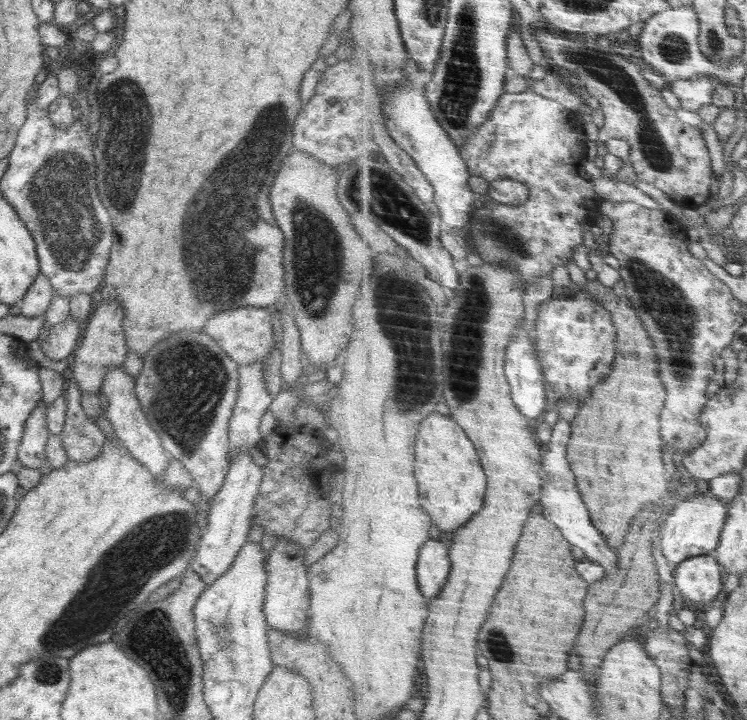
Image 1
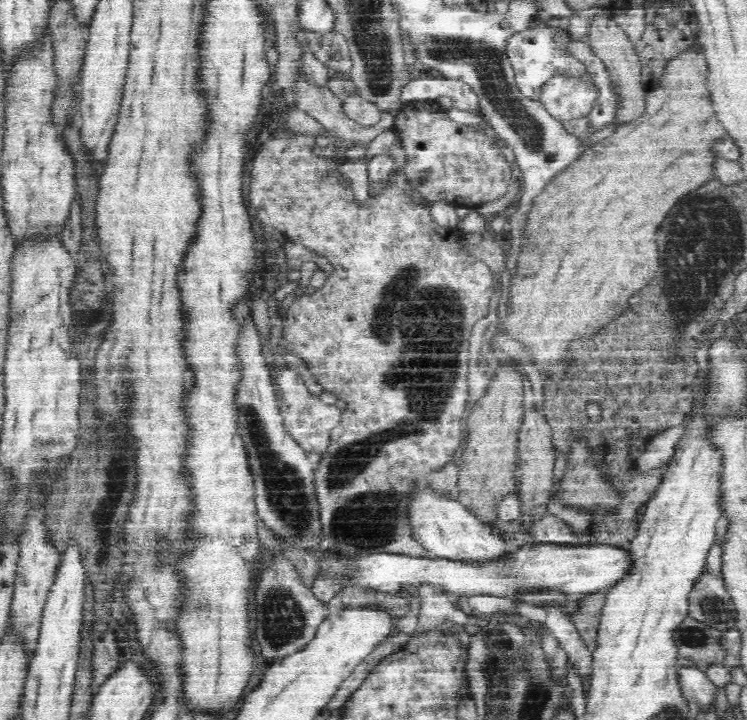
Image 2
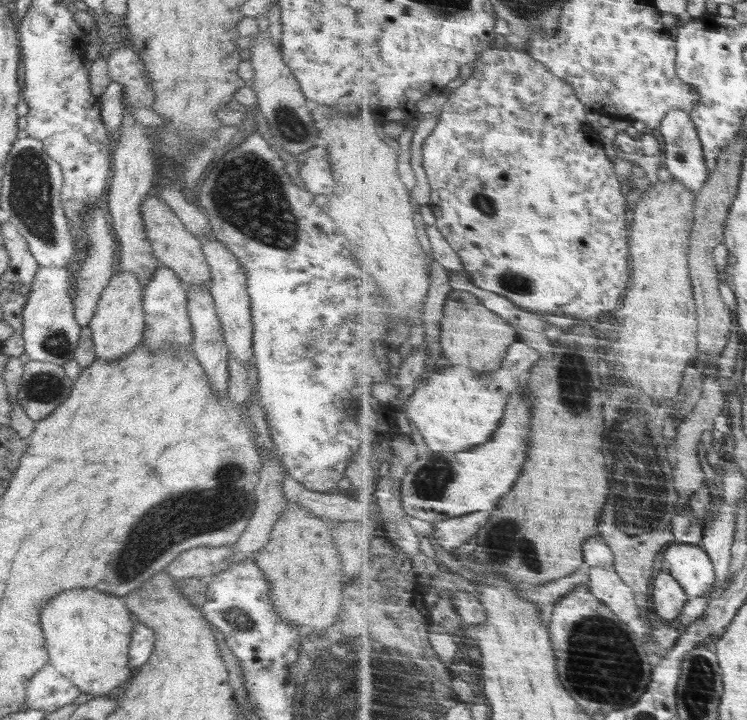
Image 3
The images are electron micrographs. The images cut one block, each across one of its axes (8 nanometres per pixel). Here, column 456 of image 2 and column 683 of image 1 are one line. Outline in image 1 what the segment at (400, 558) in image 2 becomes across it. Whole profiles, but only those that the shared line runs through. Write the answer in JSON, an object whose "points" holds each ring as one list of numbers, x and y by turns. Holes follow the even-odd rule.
{"points":[[702,555,689,558,676,568,674,578,685,598,692,601,700,601,706,607,712,605,712,601,716,601,723,596,723,586,725,584,726,572,721,562,710,555]]}

